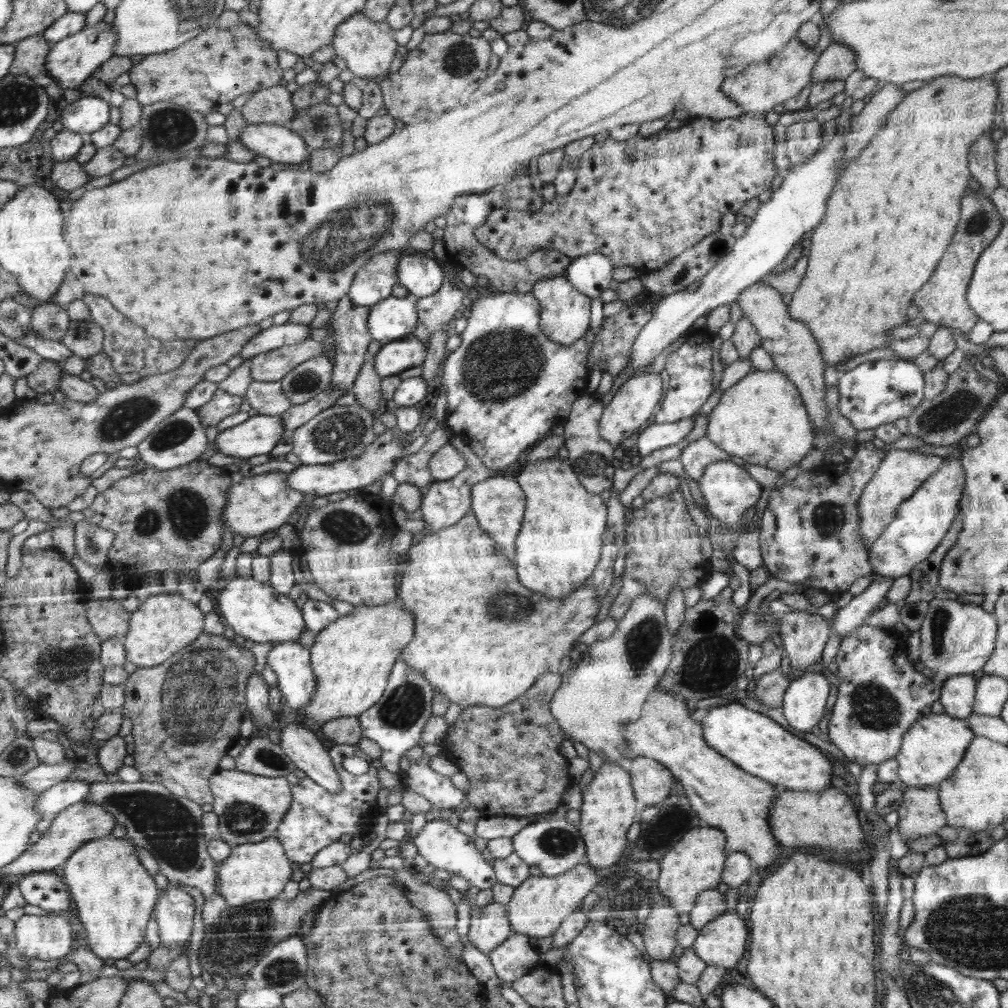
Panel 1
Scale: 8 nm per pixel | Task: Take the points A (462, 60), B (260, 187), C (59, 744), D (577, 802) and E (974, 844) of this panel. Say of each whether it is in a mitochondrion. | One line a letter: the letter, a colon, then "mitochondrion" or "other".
A: mitochondrion
B: other
C: other
D: other
E: other

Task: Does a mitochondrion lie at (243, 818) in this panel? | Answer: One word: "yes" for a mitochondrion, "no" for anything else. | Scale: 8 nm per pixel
yes

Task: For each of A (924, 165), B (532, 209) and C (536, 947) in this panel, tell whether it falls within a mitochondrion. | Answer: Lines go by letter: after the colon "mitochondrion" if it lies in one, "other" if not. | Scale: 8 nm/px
A: other
B: other
C: other

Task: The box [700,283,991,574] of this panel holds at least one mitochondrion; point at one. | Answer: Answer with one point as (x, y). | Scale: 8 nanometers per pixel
(948, 414)

